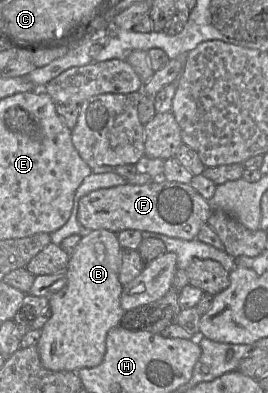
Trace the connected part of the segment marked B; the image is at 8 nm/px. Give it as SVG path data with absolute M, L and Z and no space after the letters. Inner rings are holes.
M108 230L86 231L79 243L69 254L66 268L66 285L48 298L51 317L40 330L37 343L42 365L50 370L78 371L81 368L98 366L106 352L106 336L108 331L120 325L123 314L121 307L122 284L119 281L121 267L121 246L117 234Z

